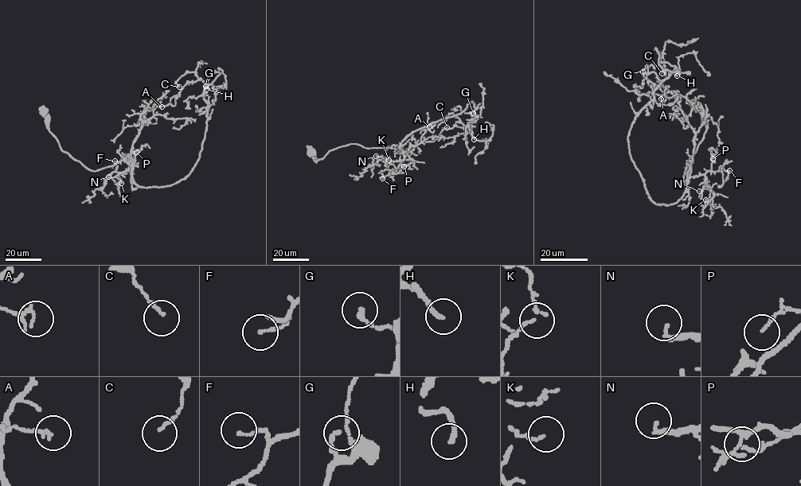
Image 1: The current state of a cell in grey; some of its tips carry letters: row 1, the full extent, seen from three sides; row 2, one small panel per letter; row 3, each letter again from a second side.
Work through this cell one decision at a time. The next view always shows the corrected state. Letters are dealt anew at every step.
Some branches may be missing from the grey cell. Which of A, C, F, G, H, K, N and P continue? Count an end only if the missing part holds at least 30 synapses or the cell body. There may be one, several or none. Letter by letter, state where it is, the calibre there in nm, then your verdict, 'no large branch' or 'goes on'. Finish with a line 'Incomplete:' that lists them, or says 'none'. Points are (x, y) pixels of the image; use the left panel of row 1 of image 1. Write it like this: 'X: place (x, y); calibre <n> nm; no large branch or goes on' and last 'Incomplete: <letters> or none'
A: place (162, 106); calibre 110 nm; no large branch
C: place (179, 87); calibre 110 nm; no large branch
F: place (115, 161); calibre 100 nm; no large branch
G: place (205, 86); calibre 190 nm; no large branch
H: place (206, 89); calibre 200 nm; goes on
K: place (121, 183); calibre 70 nm; no large branch
N: place (108, 176); calibre 160 nm; goes on
P: place (136, 152); calibre 110 nm; no large branch
Incomplete: H, N

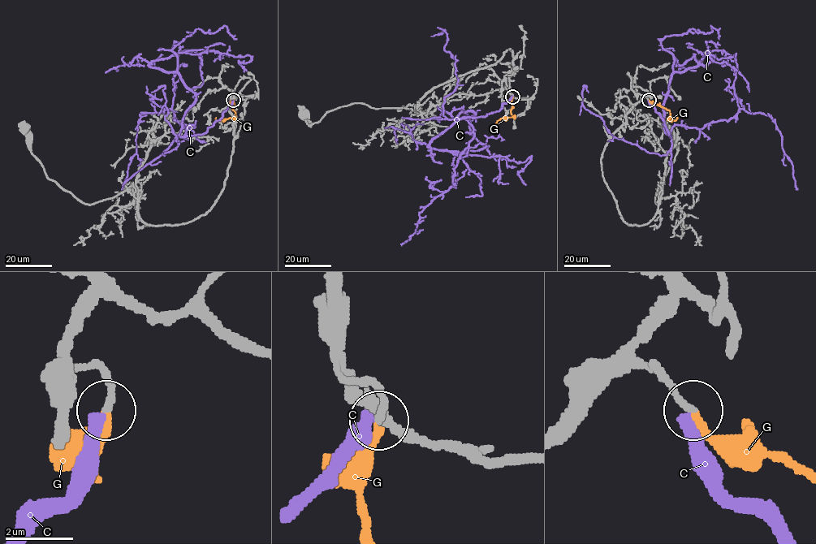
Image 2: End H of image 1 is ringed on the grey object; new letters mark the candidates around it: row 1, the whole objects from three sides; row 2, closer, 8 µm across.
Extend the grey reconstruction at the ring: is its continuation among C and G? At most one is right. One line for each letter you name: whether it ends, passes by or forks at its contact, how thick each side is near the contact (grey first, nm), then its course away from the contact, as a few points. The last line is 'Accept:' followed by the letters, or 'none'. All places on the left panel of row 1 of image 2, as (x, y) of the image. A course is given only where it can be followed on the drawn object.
G: It ends there. Thickness 200 nm (grey) against 240 nm. Its course: (233, 100), (231, 108), (235, 114), (222, 121), (217, 121), (216, 117)
Accept: G

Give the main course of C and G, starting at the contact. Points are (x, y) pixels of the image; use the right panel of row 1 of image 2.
C: (648, 101), (670, 136), (664, 127), (663, 102), (674, 72), (694, 67), (708, 49), (714, 62), (736, 71)
G: (649, 100), (670, 110), (671, 121), (677, 117)

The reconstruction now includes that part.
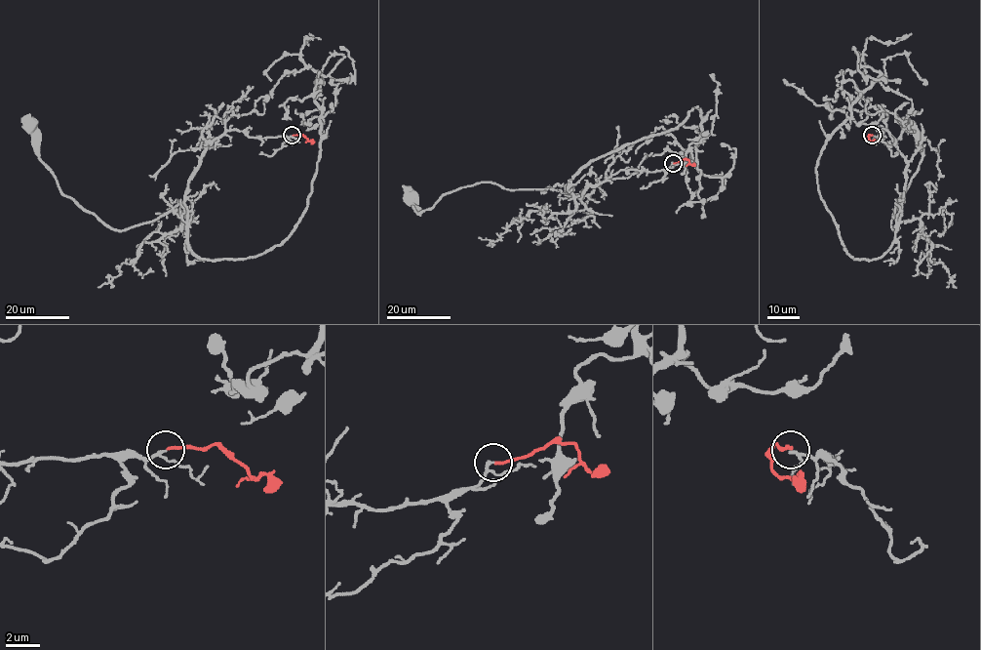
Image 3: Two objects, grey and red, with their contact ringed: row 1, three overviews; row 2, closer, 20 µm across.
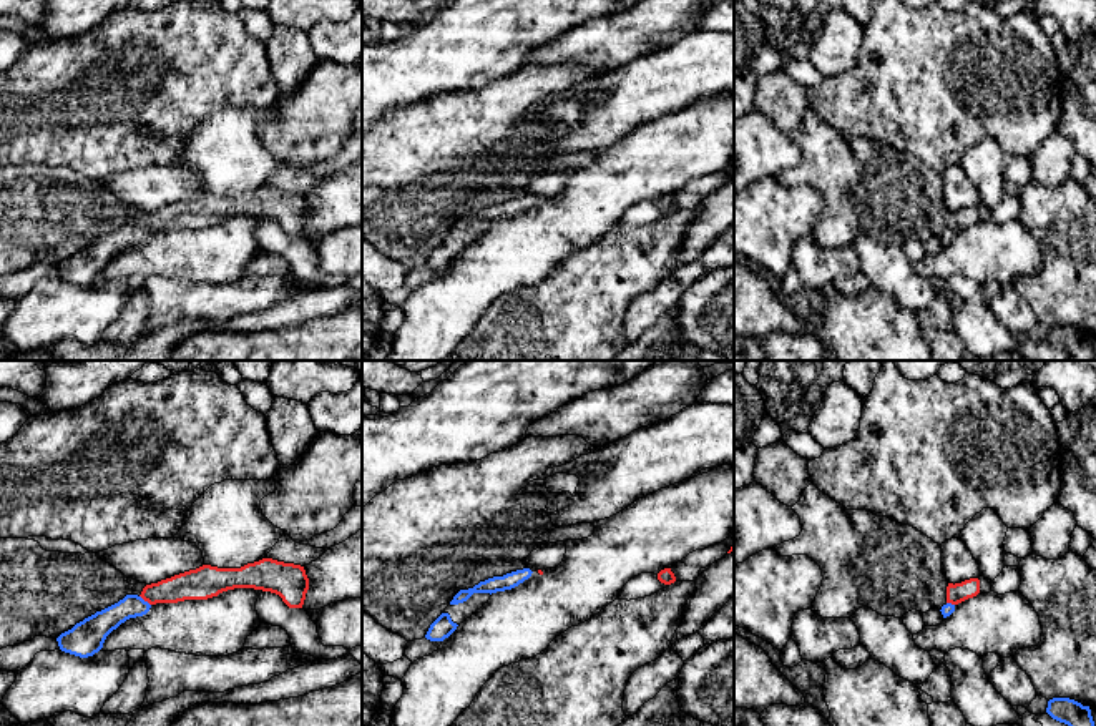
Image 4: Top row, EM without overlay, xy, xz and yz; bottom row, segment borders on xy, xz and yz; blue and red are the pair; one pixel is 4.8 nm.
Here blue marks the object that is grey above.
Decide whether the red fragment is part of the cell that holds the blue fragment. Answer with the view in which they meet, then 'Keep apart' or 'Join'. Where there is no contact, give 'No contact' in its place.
Touches blue in xy. Join

